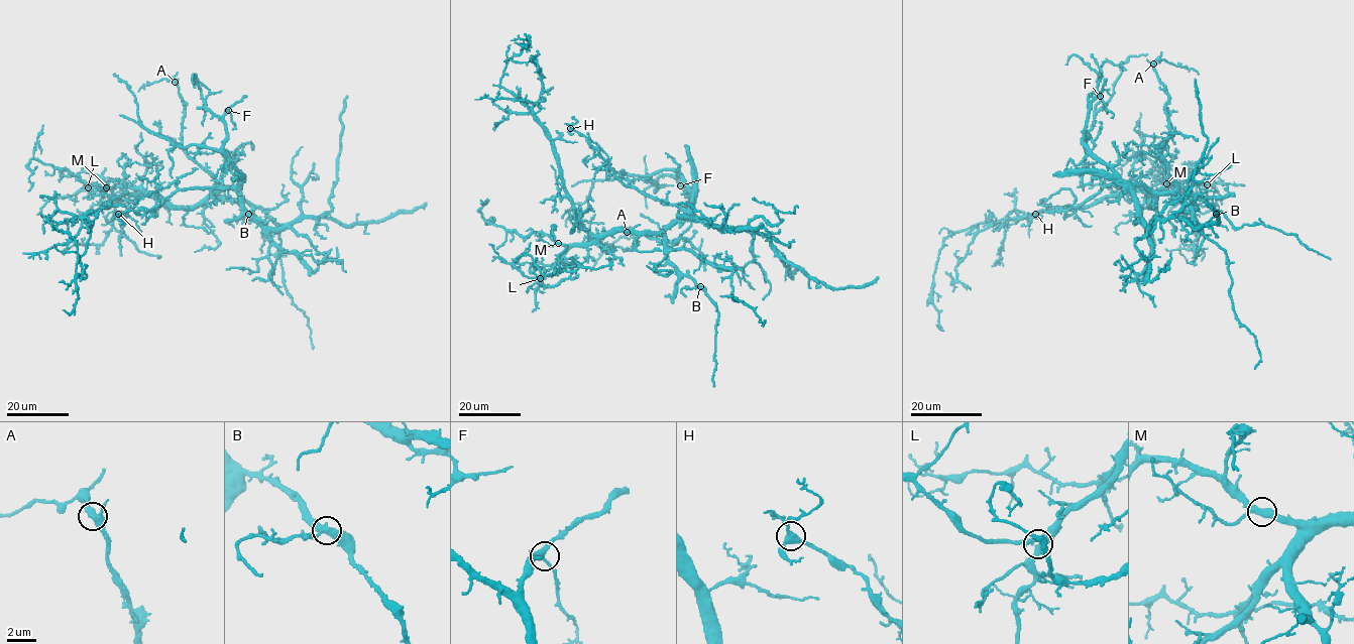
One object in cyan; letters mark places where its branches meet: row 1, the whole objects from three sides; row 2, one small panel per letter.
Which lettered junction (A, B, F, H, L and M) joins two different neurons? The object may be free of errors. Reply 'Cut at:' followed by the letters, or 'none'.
Cut at: none

